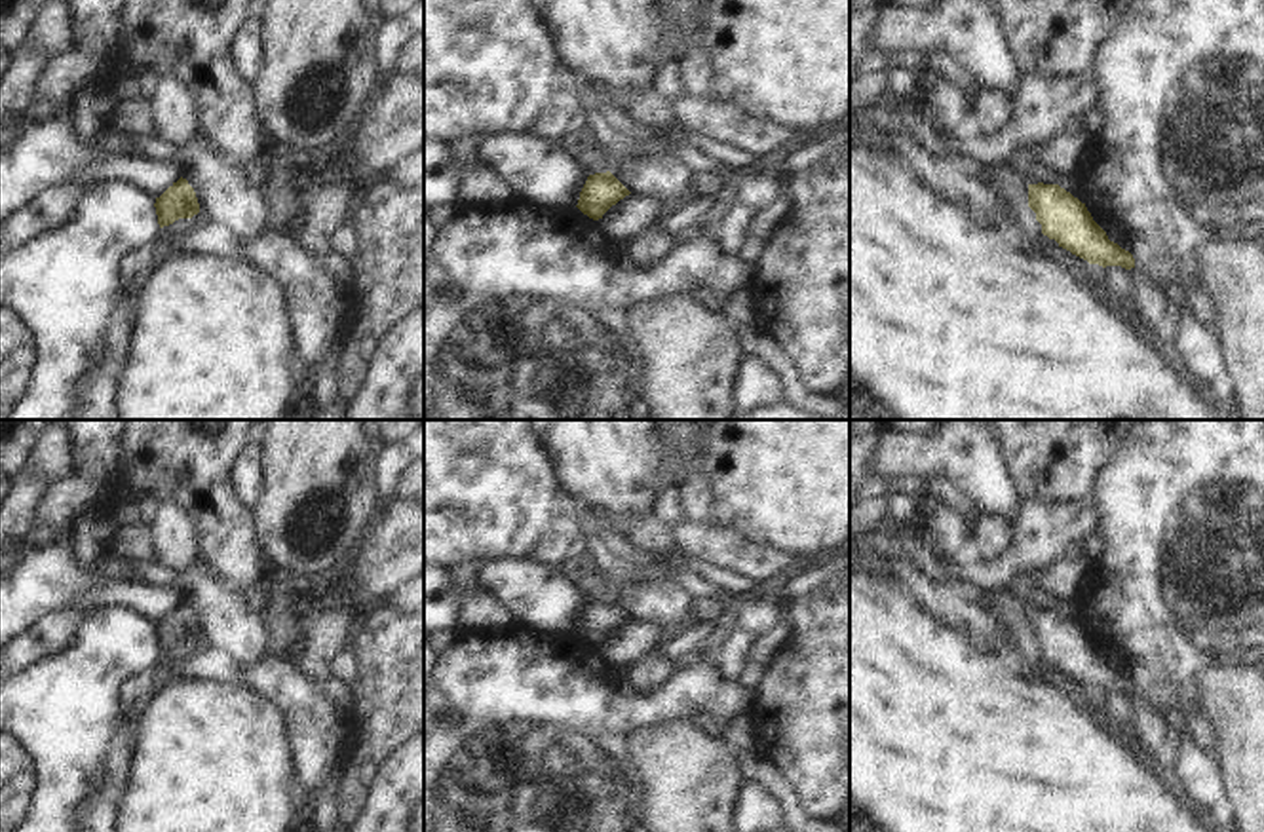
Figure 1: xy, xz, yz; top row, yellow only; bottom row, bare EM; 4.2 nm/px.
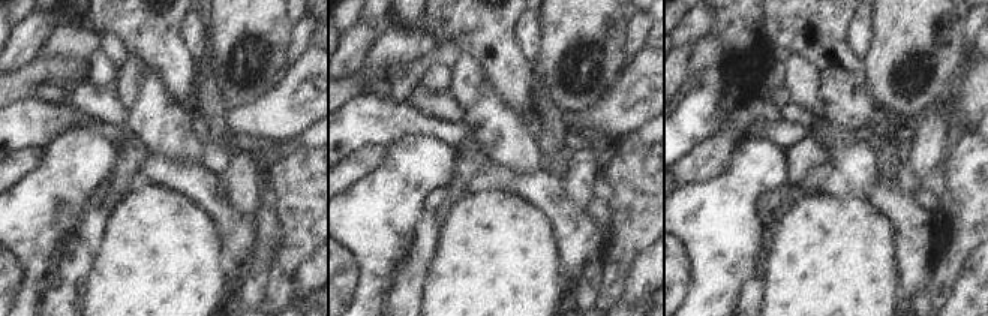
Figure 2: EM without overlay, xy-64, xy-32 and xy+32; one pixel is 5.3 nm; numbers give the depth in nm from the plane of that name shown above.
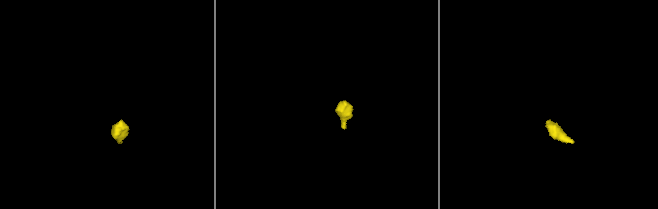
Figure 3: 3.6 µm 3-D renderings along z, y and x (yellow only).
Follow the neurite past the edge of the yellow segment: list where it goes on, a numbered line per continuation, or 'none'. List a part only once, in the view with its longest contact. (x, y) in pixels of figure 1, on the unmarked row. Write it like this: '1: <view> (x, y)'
1: yz (1150, 726)

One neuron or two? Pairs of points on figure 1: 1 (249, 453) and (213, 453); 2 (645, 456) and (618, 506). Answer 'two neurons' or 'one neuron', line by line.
1: two neurons
2: one neuron

